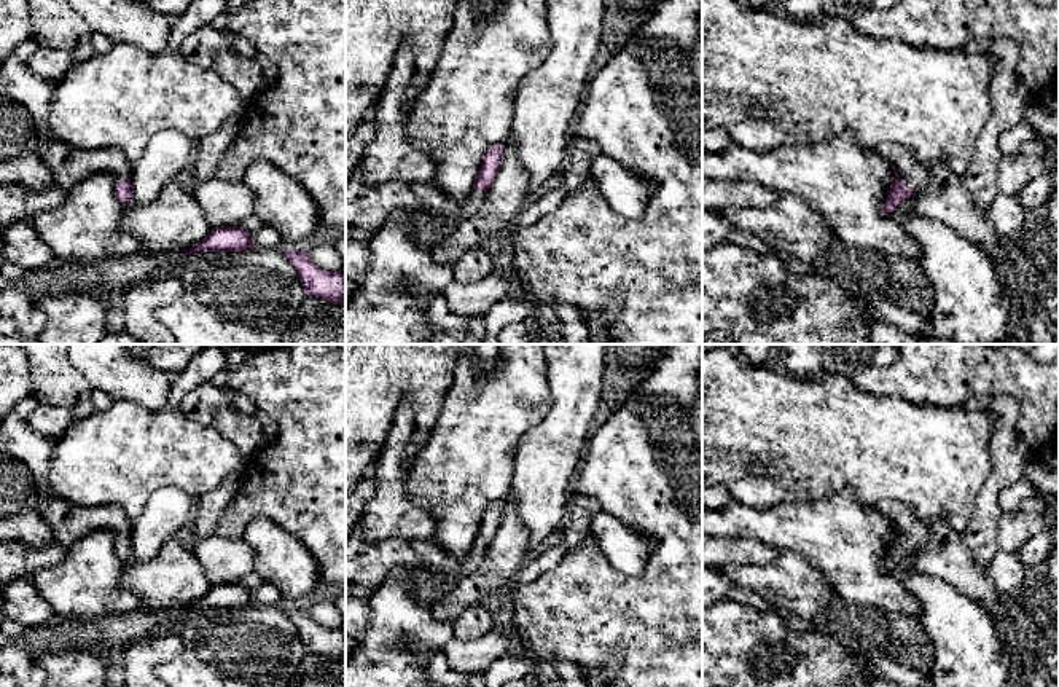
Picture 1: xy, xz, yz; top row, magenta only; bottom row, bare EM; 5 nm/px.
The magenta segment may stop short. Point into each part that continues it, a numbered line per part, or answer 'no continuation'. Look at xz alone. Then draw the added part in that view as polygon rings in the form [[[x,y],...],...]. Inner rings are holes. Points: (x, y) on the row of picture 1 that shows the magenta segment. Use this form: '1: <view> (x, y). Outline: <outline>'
1: xz (429, 193). Outline: [[[435,182],[428,183],[414,183],[409,186],[411,191],[420,199],[424,206],[432,209],[433,212],[443,215],[447,220],[459,222],[470,218],[483,204],[484,191],[473,186],[467,196],[467,201],[459,206],[451,201],[436,185]]]

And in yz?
1: yz (903, 161). Outline: [[[887,145],[879,150],[879,155],[897,171],[898,177],[911,188],[912,194],[927,182],[927,169],[917,161],[911,150]]]

